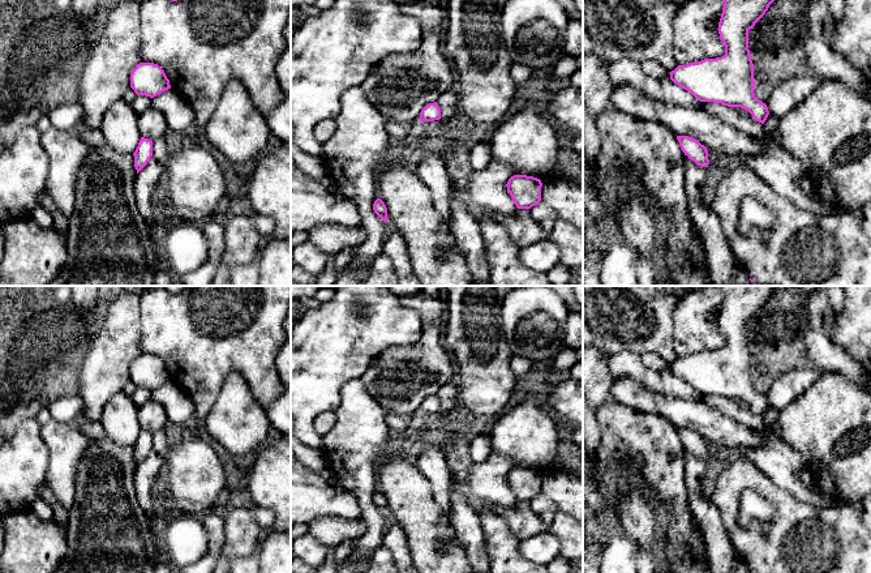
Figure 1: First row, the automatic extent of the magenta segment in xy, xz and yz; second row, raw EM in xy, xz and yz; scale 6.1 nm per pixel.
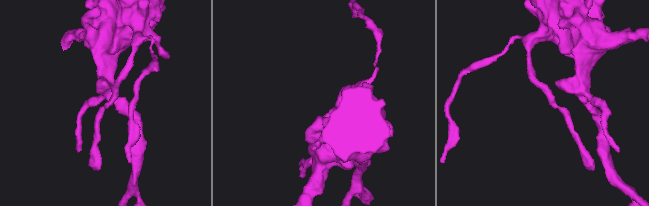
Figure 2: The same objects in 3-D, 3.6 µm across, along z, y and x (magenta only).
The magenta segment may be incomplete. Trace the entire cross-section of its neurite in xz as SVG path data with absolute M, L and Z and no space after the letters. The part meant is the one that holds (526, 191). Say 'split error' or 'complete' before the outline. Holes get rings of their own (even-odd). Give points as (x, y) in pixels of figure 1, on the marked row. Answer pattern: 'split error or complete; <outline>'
complete; M514 175L506 187L518 209L531 209L541 201L542 183L537 178Z

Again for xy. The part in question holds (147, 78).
complete; M140 63L130 73L130 87L137 95L150 98L171 89L164 70L154 63Z

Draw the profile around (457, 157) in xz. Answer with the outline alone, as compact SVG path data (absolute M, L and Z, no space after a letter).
M456 141L454 145L438 151L452 184L463 194L465 194L471 174L473 172L469 162L469 150L462 141Z

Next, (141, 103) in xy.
M137 95L132 103L133 110L136 111L137 115L142 114L151 106L151 99L150 97L146 95Z

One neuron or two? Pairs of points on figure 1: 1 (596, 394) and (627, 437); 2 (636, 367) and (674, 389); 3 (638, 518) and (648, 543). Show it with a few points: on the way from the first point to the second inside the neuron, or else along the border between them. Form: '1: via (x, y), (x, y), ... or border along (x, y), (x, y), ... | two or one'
1: border along (610, 398), (596, 409) | two
2: via (646, 376), (665, 383) | one
3: via (644, 525), (648, 537) | one

